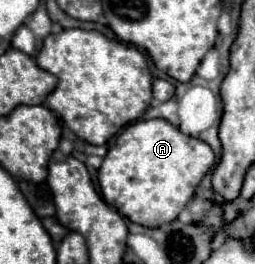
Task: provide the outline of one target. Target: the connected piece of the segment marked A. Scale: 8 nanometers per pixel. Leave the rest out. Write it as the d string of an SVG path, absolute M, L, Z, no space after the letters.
M143 119L127 125L117 135L97 179L103 199L121 215L145 227L161 227L177 219L213 163L213 149L205 141L183 135L165 119Z

